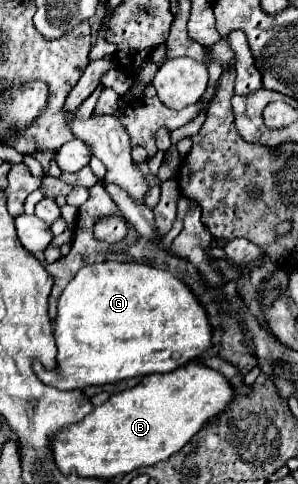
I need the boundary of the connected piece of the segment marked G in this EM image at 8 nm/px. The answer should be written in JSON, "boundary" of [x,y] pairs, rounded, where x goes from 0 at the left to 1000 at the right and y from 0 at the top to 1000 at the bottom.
{"boundary":[[[372,537],[279,550],[218,591],[191,620],[178,694],[185,686],[198,719],[191,760],[158,764],[131,744],[111,744],[111,769],[138,789],[198,806],[285,806],[285,798],[339,798],[419,781],[574,769],[708,719],[708,674],[695,649],[614,583],[534,554],[487,545],[399,545]]]}

